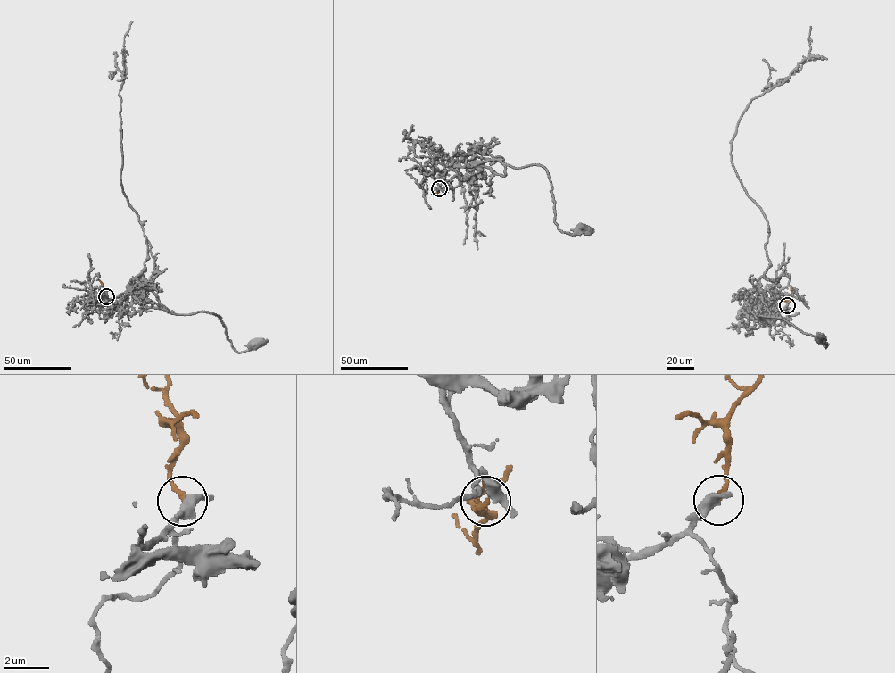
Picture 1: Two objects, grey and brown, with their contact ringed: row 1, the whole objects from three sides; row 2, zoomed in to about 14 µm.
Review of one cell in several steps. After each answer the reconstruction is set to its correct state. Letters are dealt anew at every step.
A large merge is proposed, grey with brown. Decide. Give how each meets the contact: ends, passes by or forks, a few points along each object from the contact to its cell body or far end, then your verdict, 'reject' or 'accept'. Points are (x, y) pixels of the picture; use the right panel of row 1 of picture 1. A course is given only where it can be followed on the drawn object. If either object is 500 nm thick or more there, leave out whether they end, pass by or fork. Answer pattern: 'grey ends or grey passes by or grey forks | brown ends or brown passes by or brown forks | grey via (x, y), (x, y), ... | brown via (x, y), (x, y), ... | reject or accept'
grey passes by | brown ends | grey via (786, 305), (777, 310), (758, 308), (765, 322), (755, 315), (782, 317), (816, 336), (825, 347), (820, 339) | brown via (786, 305), (791, 287) | accept

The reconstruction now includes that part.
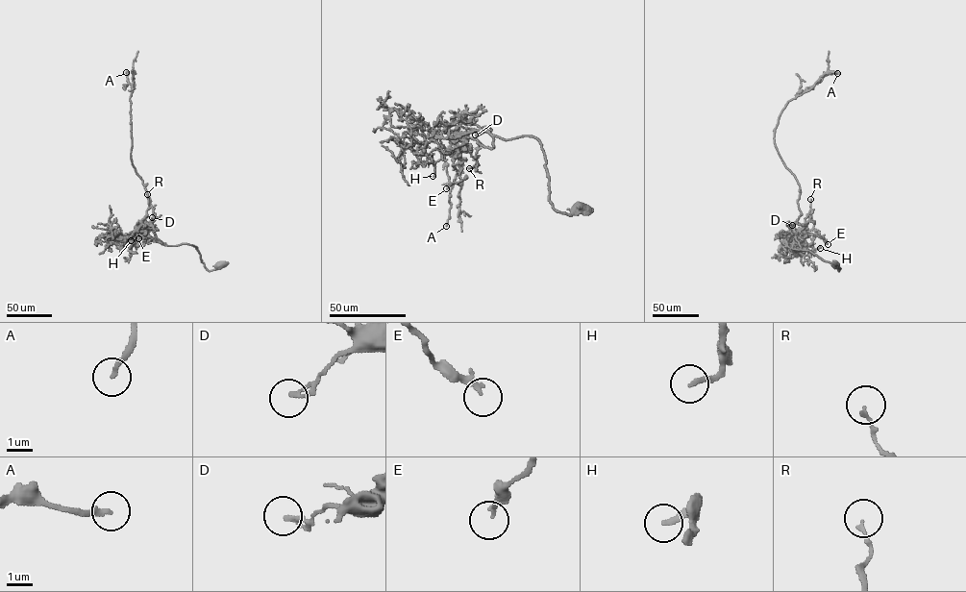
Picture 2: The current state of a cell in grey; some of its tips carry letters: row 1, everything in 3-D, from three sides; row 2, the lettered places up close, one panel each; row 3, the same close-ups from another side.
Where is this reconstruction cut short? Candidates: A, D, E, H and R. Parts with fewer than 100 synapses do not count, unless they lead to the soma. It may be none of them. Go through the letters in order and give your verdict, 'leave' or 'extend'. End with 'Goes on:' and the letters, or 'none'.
A: extend
D: leave
E: leave
H: leave
R: leave
Goes on: A

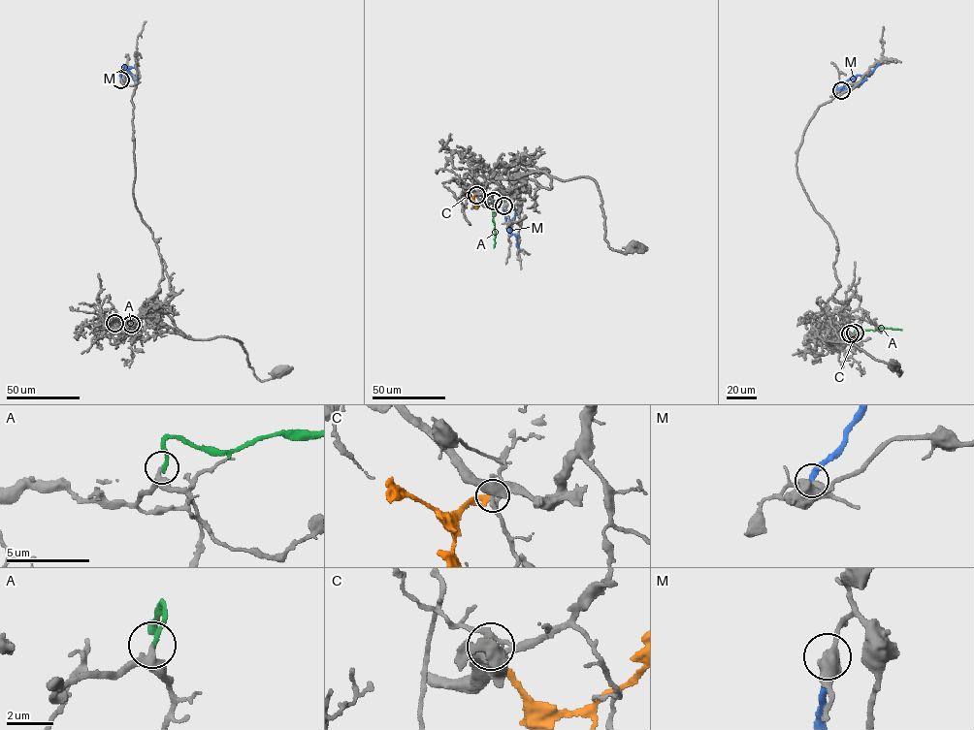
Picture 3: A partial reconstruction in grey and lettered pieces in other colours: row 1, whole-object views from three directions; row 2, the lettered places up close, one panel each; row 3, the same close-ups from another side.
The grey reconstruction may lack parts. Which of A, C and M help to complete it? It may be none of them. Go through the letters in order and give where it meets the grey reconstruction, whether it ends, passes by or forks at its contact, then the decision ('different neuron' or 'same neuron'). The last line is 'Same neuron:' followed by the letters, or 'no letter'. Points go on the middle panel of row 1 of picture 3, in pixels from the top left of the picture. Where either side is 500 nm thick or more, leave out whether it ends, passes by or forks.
A: contact (493, 201); it ends; different neuron
C: contact (476, 195); it ends; different neuron
M: contact (503, 206); it ends; different neuron
Same neuron: no letter

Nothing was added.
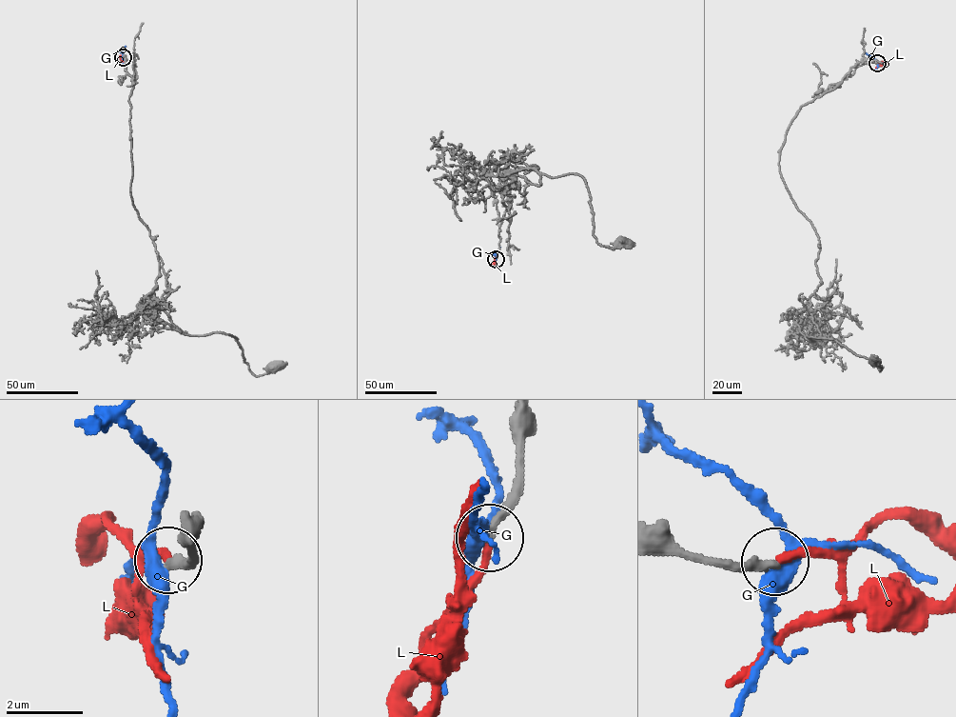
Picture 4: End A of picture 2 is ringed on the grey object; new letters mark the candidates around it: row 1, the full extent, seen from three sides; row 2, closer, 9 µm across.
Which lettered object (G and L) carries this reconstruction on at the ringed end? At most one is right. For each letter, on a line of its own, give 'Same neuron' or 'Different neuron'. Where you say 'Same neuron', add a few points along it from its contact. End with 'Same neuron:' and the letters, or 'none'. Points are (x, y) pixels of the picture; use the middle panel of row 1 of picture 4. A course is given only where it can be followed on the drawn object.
G: Different neuron
L: Same neuron
Same neuron: L

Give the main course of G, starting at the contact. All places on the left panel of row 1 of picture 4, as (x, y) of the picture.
G: (123, 57), (121, 51), (126, 46)

